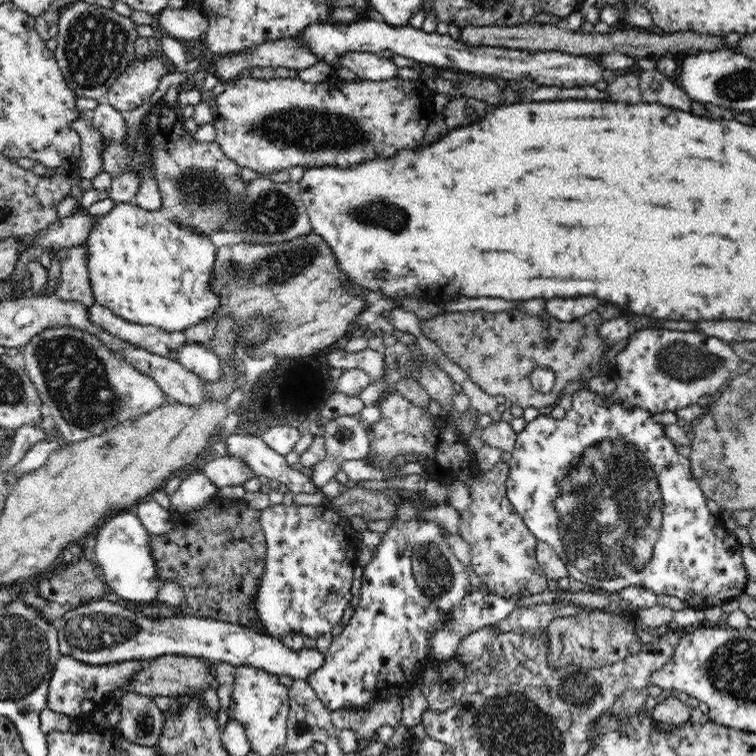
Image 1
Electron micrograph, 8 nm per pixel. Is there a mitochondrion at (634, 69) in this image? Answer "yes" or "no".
no

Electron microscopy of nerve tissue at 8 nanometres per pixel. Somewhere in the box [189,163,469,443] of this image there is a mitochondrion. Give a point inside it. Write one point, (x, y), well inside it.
(277, 268)

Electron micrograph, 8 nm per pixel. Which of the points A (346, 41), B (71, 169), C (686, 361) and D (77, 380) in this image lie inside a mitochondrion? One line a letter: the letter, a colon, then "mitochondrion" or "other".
A: other
B: other
C: mitochondrion
D: mitochondrion

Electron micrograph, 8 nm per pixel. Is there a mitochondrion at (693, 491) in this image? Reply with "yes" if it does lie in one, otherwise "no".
no

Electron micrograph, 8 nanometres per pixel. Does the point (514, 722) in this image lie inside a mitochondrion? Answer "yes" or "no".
yes

